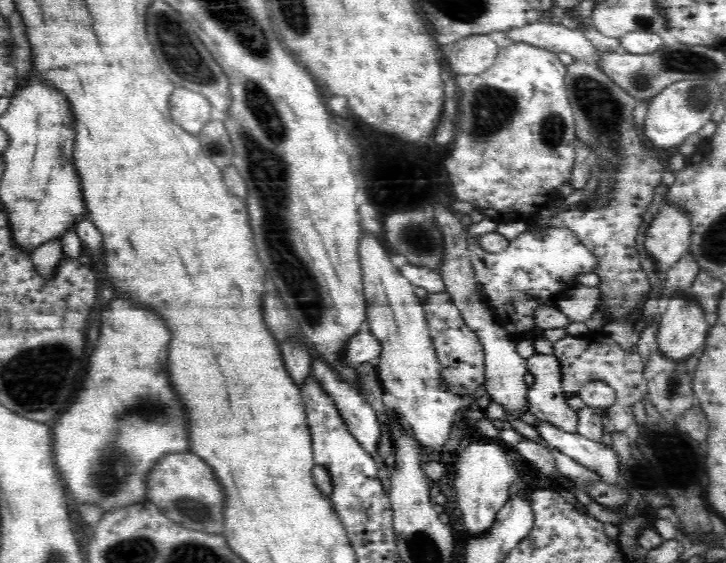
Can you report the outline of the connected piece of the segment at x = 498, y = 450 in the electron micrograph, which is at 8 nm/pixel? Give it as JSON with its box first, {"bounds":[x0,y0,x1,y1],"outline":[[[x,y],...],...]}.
{"bounds":[456,438,524,538],"outline":[[[482,438],[466,446],[466,450],[458,454],[456,461],[456,491],[458,509],[462,511],[464,527],[469,538],[480,538],[493,530],[497,524],[498,513],[510,500],[510,488],[518,486],[524,475],[516,470],[516,462],[511,460],[508,450],[497,442],[497,439]]]}

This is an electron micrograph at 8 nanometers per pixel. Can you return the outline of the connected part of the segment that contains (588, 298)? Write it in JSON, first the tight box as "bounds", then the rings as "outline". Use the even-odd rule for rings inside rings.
{"bounds":[554,286,600,323],"outline":[[[577,286],[562,294],[554,307],[572,322],[584,323],[598,310],[600,295],[597,286]]]}

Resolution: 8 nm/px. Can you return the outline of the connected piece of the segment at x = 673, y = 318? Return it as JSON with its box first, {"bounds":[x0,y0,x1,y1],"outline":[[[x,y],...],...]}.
{"bounds":[657,294,708,360],"outline":[[[678,294],[670,300],[666,314],[660,320],[657,333],[658,350],[670,360],[686,360],[700,350],[706,340],[708,324],[702,320],[701,304]]]}

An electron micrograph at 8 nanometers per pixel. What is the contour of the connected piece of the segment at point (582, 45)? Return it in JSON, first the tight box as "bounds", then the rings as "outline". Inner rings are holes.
{"bounds":[507,20,600,65],"outline":[[[540,20],[508,31],[507,38],[513,43],[524,42],[531,46],[550,50],[552,53],[568,53],[574,59],[593,65],[600,62],[599,51],[586,39],[582,29],[570,29],[561,23]]]}

